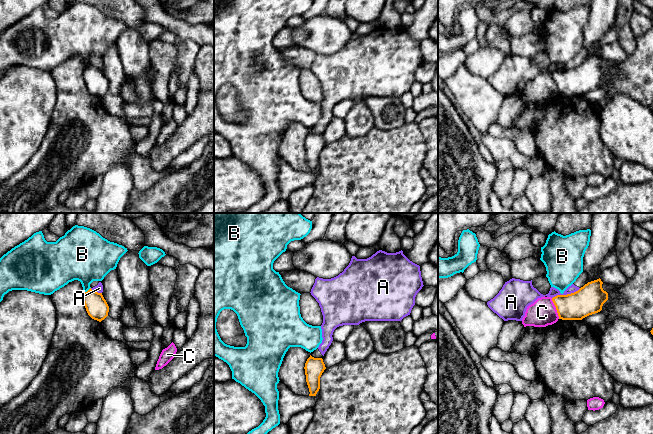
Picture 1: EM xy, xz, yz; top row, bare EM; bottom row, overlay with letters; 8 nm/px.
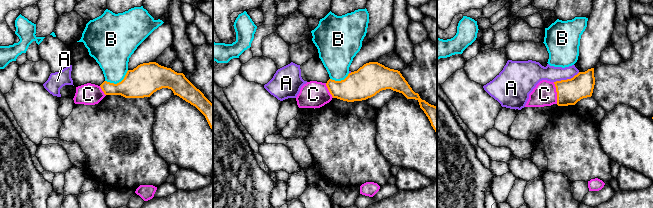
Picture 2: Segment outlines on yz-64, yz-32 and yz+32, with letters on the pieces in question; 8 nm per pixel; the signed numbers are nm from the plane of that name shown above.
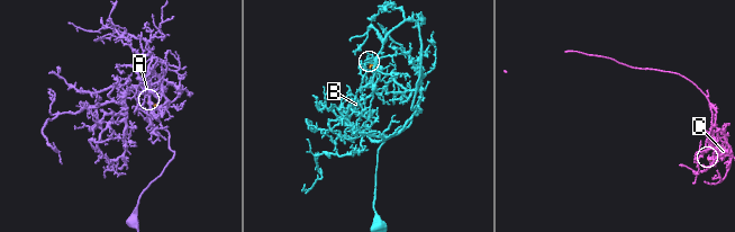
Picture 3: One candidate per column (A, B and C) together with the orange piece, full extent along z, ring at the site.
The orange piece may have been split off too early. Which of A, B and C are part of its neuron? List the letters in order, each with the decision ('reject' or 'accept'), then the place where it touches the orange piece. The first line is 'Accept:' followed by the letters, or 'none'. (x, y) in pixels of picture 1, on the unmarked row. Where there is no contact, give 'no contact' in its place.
Accept: none
A: reject; meets orange in yz at (567, 70)
B: reject; meets orange in xy at (88, 66)
C: reject; meets orange in yz at (556, 84)

